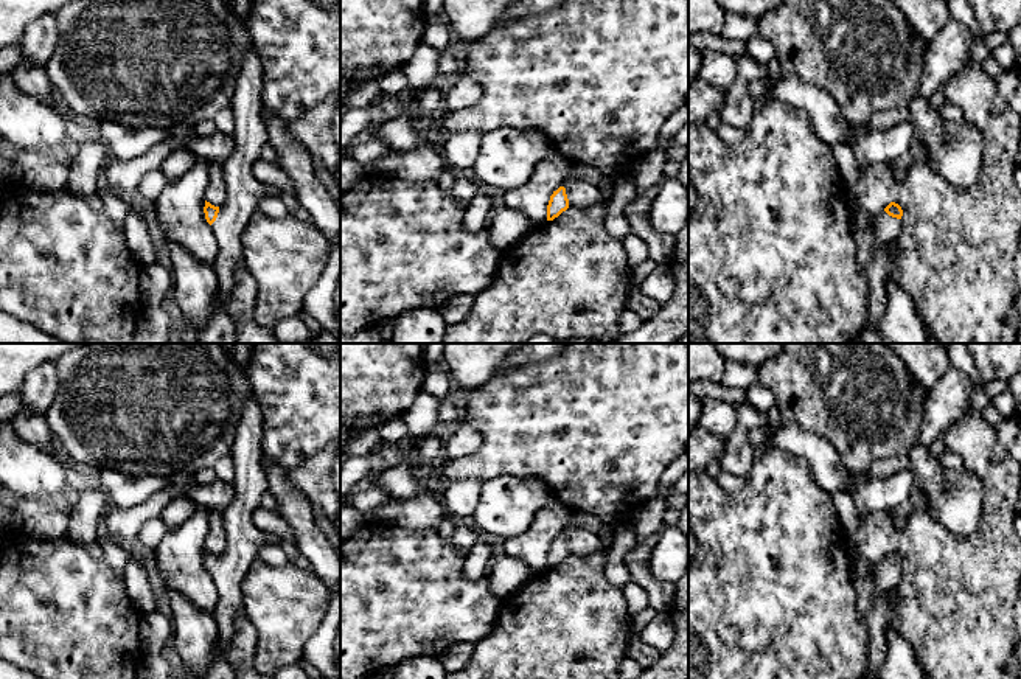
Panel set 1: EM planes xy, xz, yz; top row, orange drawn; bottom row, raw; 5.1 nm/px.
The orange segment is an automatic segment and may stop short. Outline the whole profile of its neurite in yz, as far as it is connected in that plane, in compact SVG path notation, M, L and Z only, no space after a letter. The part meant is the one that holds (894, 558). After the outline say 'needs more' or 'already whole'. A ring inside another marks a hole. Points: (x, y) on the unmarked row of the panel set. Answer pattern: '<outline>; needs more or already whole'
M890 550L883 559L875 562L873 604L866 617L869 631L869 665L864 679L875 679L887 657L887 629L892 625L894 608L886 595L897 590L901 581L903 558Z; needs more

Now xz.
M586 528L569 530L550 544L547 553L547 569L553 569L569 555L587 556L597 552L605 552L603 541L597 533Z; needs more

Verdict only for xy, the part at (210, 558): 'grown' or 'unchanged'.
grown

